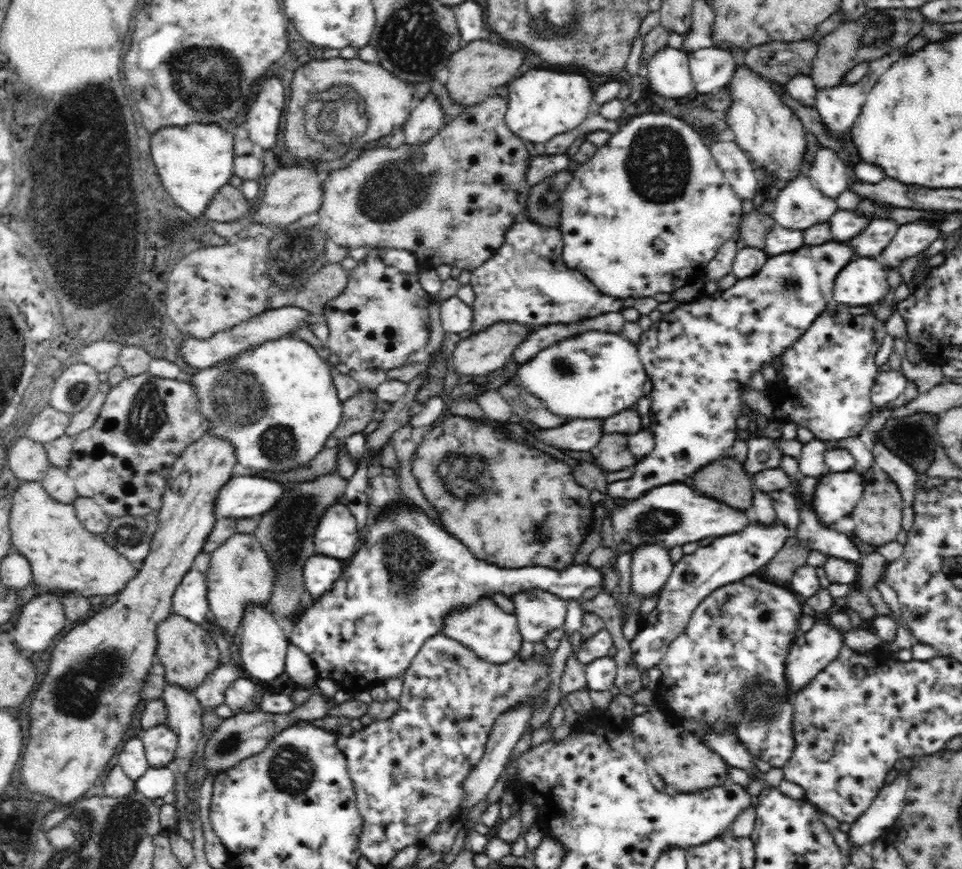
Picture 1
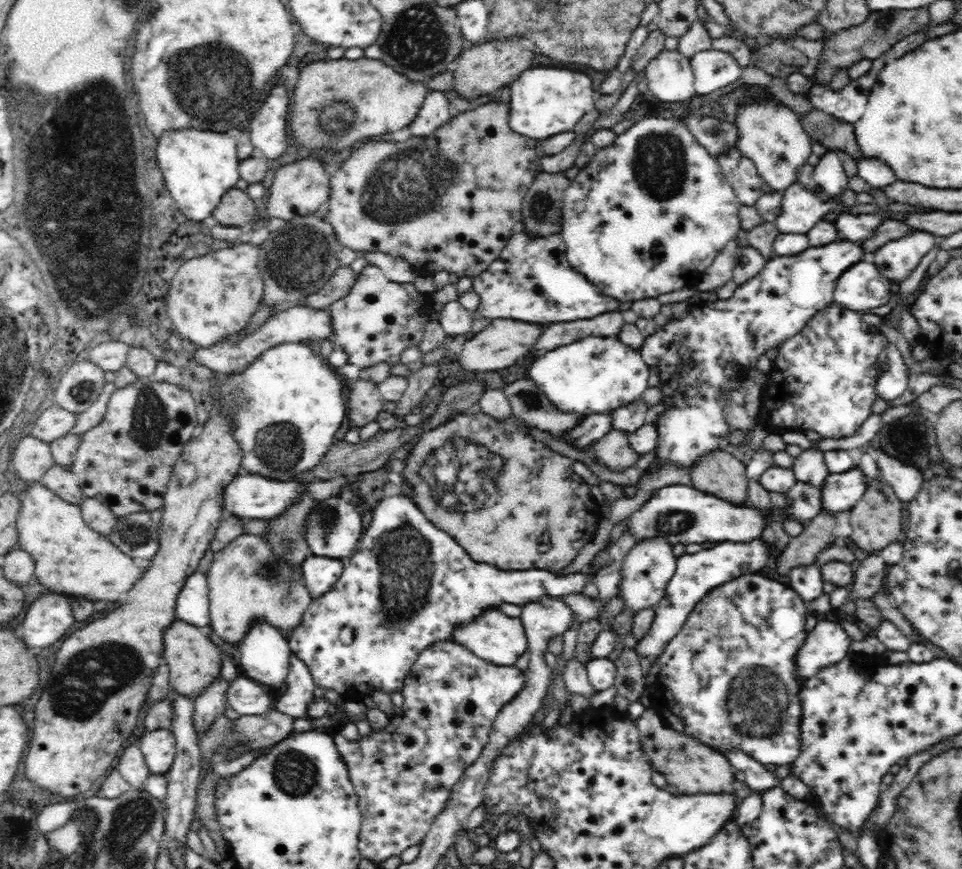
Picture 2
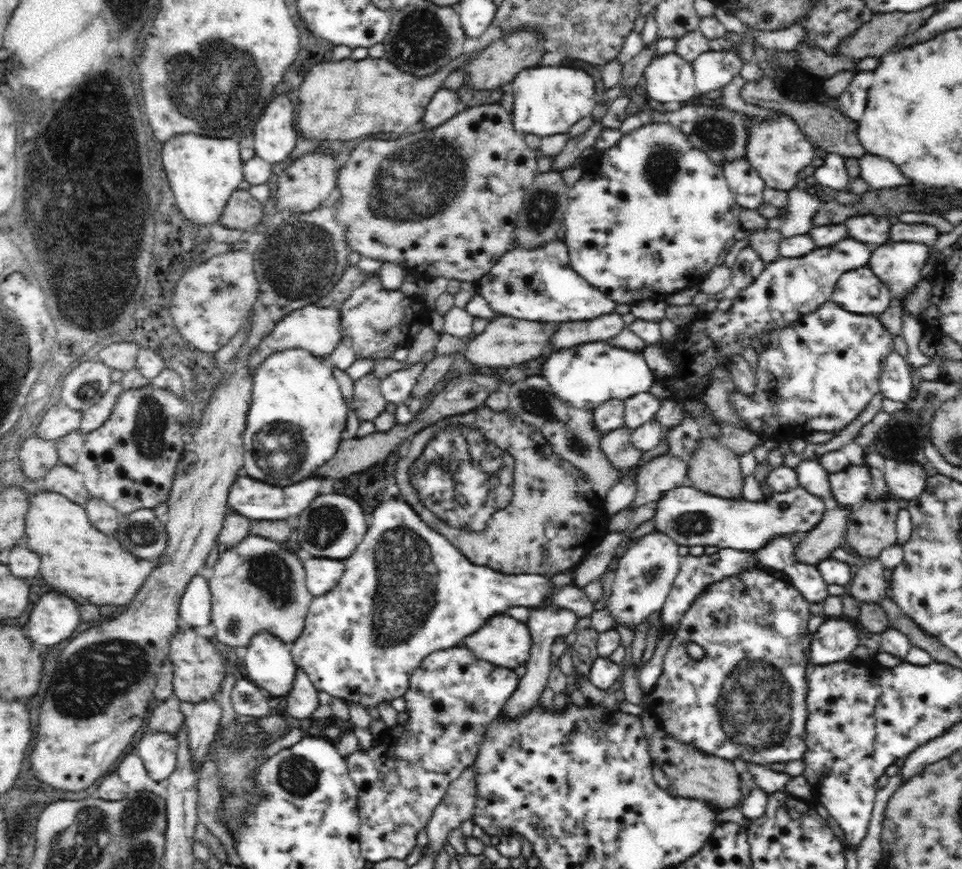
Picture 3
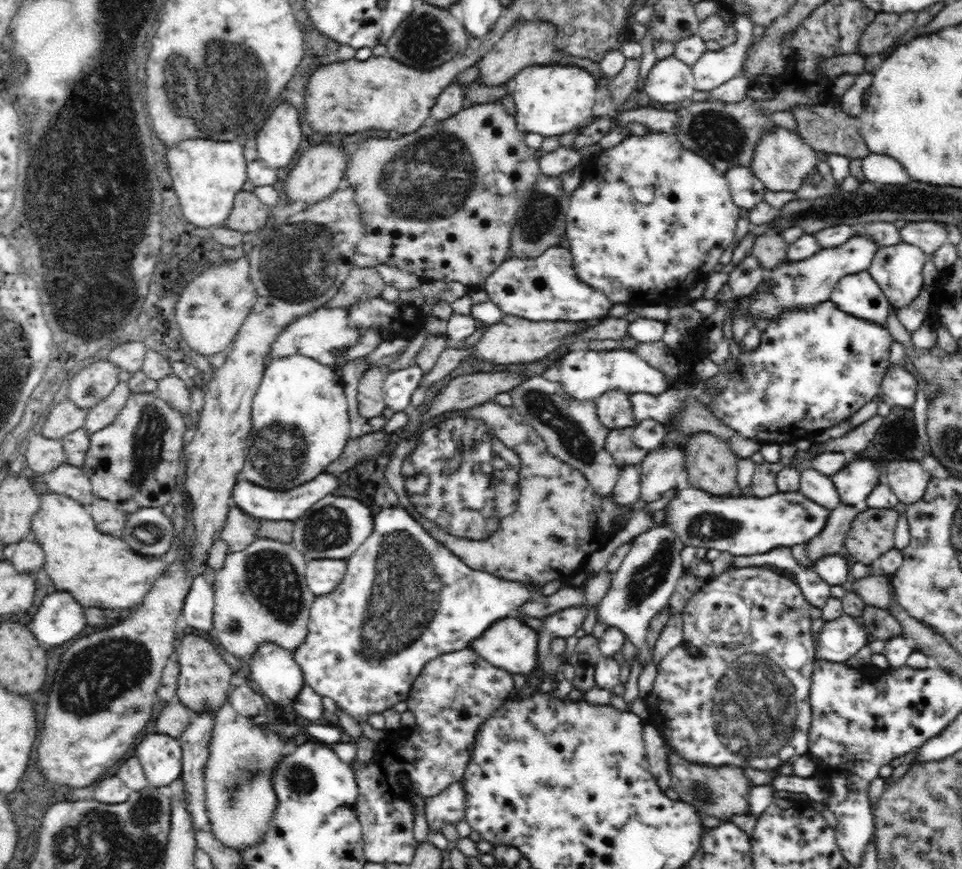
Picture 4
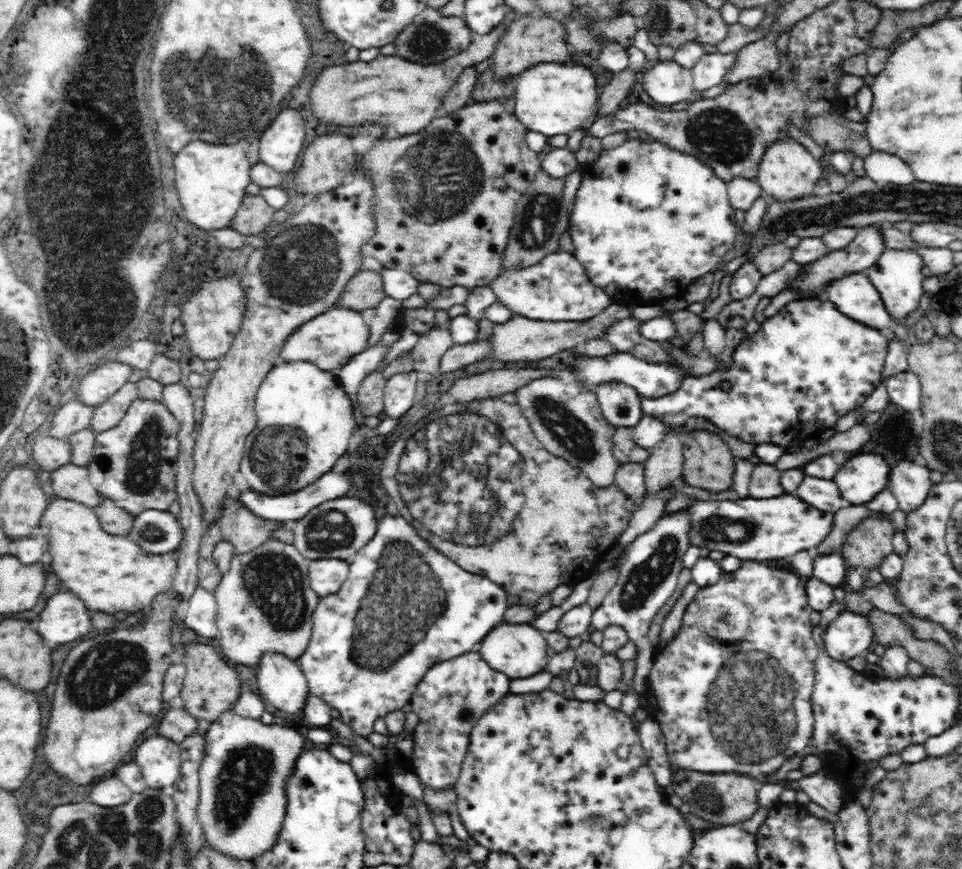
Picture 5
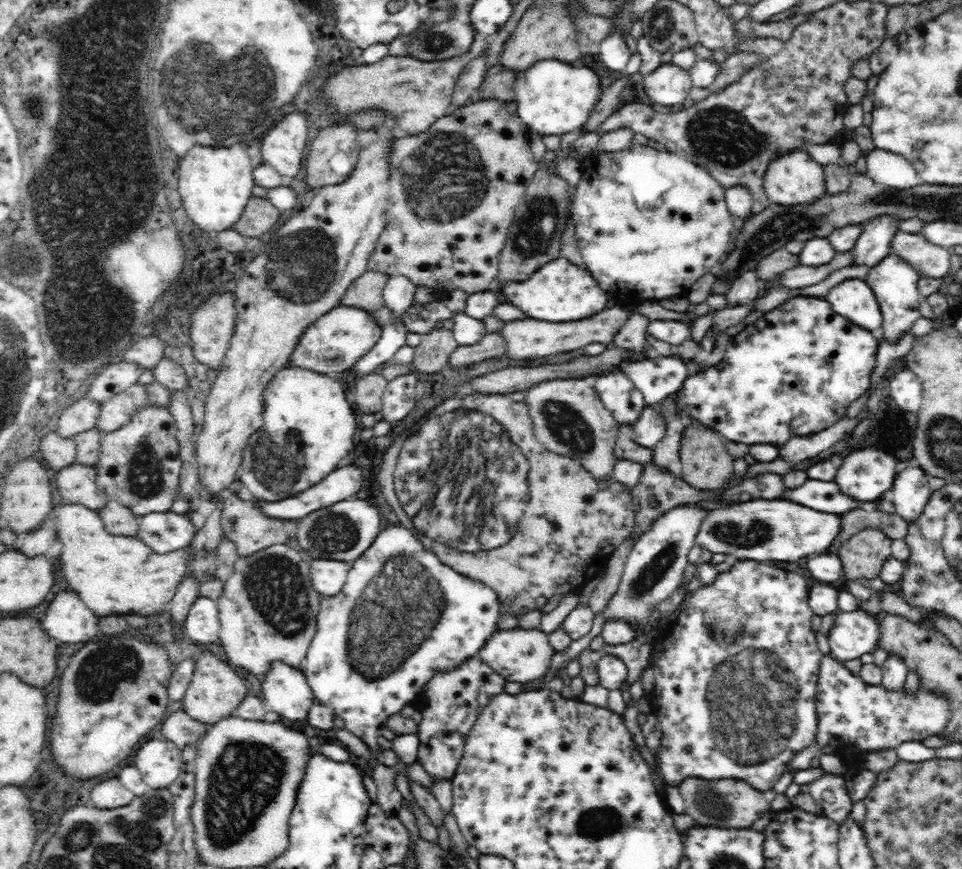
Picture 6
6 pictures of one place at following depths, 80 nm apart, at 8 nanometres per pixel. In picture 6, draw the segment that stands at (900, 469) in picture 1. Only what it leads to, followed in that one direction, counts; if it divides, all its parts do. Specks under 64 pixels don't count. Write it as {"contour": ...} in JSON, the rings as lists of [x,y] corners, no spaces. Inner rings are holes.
{"contour":[[[908,468],[896,475],[889,498],[895,512],[910,524],[924,512],[932,493],[928,476],[920,468]]]}

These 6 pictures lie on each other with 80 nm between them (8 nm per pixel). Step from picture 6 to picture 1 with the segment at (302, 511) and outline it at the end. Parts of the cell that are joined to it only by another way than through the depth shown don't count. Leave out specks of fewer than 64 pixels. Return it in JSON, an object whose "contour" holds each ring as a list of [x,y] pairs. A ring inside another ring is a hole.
{"contour":[[[233,476],[217,493],[217,516],[243,519],[261,517],[280,500],[287,486],[260,476]]]}

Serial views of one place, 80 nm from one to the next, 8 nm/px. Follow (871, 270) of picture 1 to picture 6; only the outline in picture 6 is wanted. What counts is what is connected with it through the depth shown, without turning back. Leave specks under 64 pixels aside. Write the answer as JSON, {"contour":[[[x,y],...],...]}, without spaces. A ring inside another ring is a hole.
{"contour":[[[847,279],[824,295],[833,312],[860,328],[868,329],[877,339],[883,334],[883,314],[866,280]]]}

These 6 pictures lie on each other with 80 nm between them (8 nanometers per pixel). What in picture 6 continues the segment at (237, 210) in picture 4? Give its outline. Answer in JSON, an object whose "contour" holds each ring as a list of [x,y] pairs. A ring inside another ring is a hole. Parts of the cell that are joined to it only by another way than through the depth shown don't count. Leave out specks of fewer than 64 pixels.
{"contour":[[[252,196],[245,204],[240,220],[236,221],[234,230],[251,241],[270,231],[281,216],[279,208],[268,199]]]}

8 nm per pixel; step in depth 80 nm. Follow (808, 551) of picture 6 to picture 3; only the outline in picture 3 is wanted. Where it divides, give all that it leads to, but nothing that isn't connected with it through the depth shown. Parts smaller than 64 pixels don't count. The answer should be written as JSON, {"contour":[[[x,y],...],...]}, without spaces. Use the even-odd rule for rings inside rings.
{"contour":[[[691,484],[673,488],[658,499],[656,530],[673,538],[680,546],[718,546],[738,551],[759,551],[776,537],[809,533],[817,527],[826,506],[822,499],[797,486],[788,492],[772,492],[764,500],[749,501],[741,496],[716,498],[696,490]]]}

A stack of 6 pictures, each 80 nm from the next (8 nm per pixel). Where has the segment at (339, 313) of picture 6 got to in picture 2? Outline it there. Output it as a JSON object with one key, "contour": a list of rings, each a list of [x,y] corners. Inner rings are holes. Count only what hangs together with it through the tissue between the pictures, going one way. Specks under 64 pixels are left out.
{"contour":[[[297,305],[294,308],[288,308],[284,312],[278,312],[274,316],[268,318],[266,324],[256,330],[254,334],[248,334],[244,340],[239,340],[239,336],[232,336],[228,342],[216,344],[212,348],[198,348],[195,360],[202,366],[208,366],[215,374],[233,373],[240,374],[248,368],[248,364],[252,360],[256,360],[258,356],[266,352],[269,348],[274,348],[280,344],[305,344],[314,343],[314,345],[322,345],[323,341],[332,338],[332,315],[328,309],[314,309],[307,305]]]}

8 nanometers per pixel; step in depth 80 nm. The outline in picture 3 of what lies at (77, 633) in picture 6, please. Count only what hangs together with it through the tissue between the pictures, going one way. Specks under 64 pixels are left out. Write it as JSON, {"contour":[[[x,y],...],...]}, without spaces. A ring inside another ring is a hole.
{"contour":[[[44,594],[30,612],[30,618],[22,630],[34,644],[54,646],[70,638],[78,626],[80,612],[72,598]]]}

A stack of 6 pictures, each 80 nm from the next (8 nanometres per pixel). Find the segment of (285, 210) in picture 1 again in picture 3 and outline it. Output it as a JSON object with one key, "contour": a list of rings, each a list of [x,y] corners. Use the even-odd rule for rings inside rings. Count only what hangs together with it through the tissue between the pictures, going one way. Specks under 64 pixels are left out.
{"contour":[[[316,150],[302,154],[278,178],[278,190],[276,190],[278,208],[280,210],[288,208],[292,212],[314,211],[336,188],[336,175],[339,170],[340,166],[336,165],[336,159],[332,153]]]}

